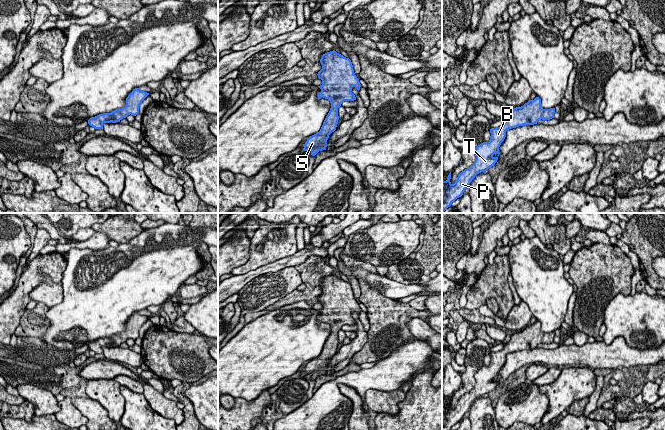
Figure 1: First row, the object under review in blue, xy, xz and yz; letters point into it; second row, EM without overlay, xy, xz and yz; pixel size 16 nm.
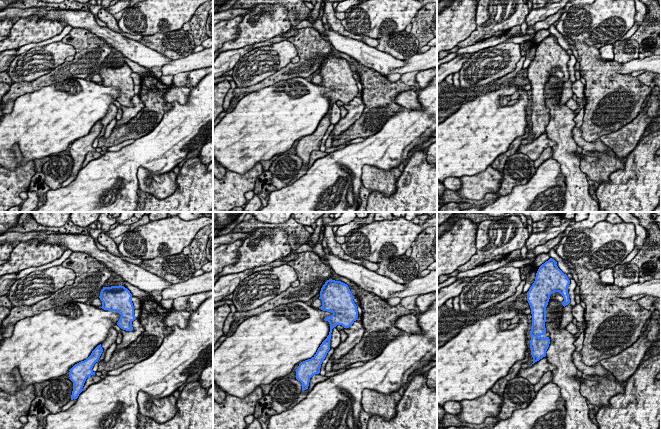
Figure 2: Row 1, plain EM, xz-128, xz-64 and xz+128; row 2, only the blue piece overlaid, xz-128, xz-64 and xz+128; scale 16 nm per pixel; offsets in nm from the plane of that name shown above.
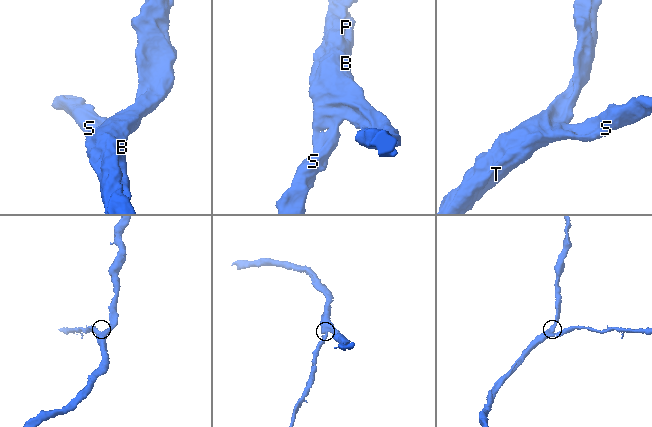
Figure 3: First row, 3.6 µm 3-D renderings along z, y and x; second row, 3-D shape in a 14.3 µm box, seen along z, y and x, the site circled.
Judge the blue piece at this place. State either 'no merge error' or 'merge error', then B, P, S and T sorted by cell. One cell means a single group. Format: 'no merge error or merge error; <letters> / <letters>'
no merge error; B P S T

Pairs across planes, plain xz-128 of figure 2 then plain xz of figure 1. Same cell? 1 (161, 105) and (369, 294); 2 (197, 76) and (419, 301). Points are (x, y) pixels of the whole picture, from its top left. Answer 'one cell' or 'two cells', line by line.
1: one cell
2: two cells

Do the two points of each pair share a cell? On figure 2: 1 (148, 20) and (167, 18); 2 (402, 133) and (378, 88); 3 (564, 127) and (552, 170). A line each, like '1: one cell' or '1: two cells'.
1: one cell
2: two cells
3: two cells

